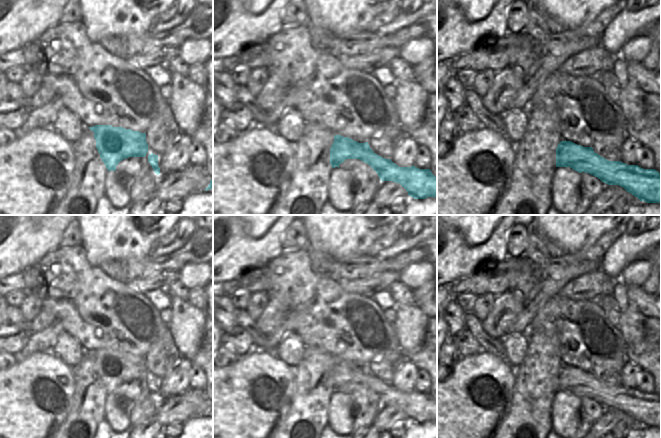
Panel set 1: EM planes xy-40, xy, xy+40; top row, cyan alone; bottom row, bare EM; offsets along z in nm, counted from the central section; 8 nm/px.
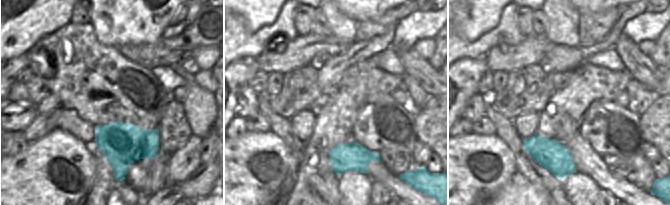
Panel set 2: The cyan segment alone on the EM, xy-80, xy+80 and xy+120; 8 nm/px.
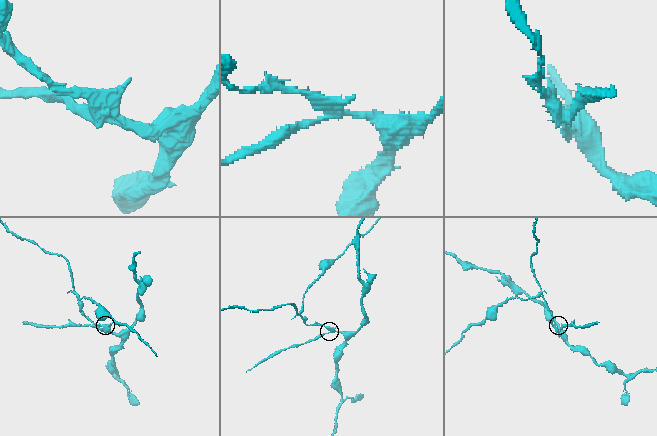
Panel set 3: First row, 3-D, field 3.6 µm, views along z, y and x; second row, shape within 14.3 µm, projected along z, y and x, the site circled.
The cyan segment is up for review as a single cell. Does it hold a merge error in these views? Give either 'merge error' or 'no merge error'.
merge error

